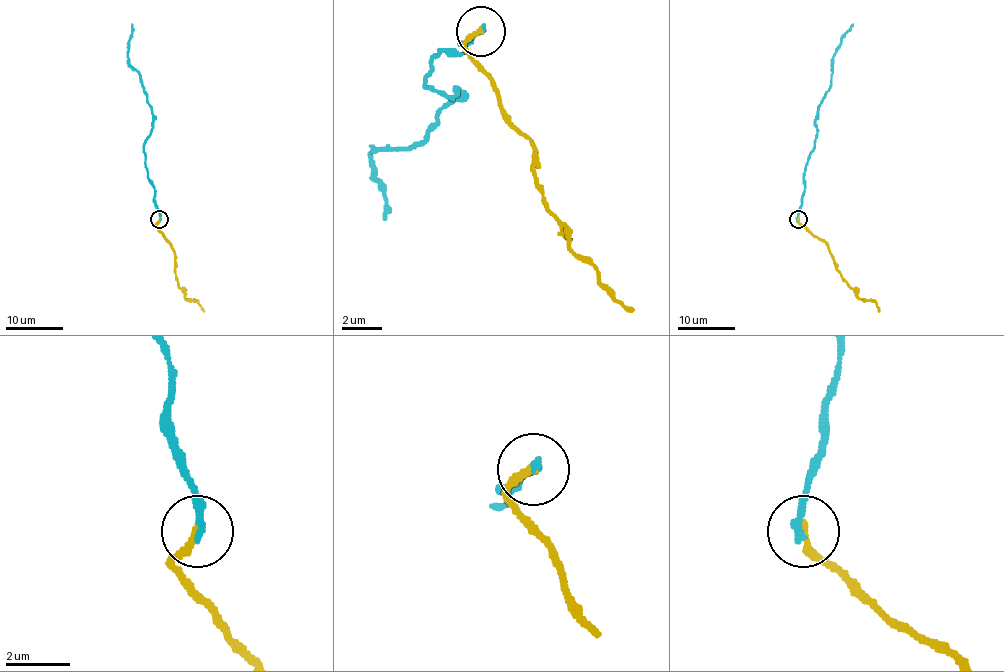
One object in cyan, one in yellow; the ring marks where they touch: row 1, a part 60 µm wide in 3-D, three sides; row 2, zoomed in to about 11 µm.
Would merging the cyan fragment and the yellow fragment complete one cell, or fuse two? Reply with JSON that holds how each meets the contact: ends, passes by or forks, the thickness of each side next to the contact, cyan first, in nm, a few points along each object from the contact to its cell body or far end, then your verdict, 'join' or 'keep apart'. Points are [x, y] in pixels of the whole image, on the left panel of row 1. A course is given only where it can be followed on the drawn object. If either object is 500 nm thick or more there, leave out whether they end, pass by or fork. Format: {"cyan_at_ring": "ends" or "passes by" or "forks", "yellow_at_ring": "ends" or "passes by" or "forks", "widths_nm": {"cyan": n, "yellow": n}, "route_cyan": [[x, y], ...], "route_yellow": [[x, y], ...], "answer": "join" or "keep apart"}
{"cyan_at_ring": "ends", "yellow_at_ring": "ends", "widths_nm": {"cyan": 280, "yellow": 240}, "route_cyan": [[159, 219], [143, 148], [152, 128], [152, 111], [140, 75], [130, 65], [127, 56], [132, 23]], "route_yellow": [[159, 219], [155, 226], [172, 246], [178, 285], [185, 298], [195, 300], [204, 311]], "answer": "keep apart"}

